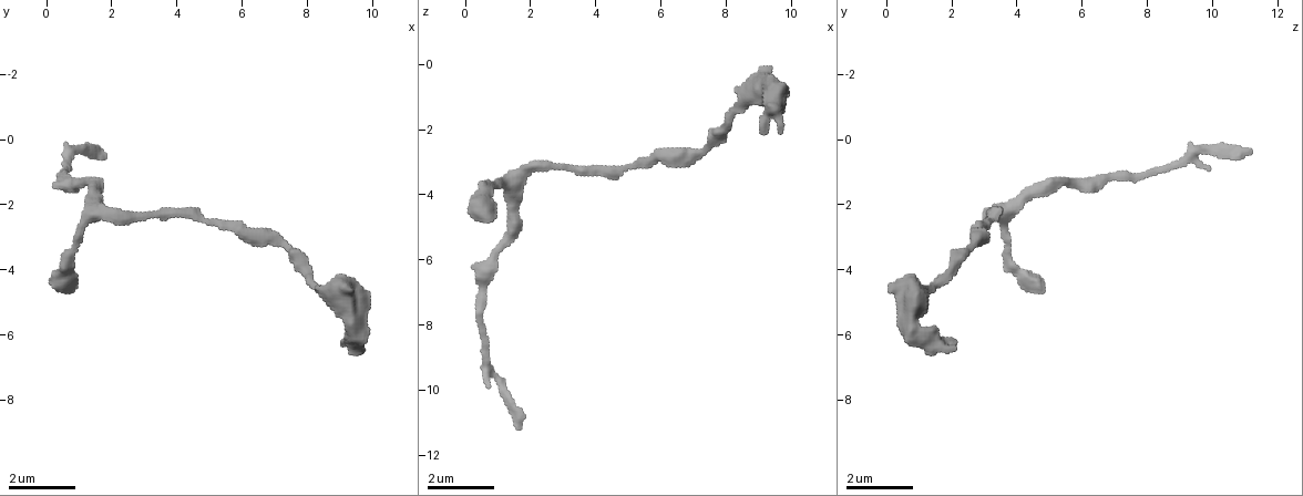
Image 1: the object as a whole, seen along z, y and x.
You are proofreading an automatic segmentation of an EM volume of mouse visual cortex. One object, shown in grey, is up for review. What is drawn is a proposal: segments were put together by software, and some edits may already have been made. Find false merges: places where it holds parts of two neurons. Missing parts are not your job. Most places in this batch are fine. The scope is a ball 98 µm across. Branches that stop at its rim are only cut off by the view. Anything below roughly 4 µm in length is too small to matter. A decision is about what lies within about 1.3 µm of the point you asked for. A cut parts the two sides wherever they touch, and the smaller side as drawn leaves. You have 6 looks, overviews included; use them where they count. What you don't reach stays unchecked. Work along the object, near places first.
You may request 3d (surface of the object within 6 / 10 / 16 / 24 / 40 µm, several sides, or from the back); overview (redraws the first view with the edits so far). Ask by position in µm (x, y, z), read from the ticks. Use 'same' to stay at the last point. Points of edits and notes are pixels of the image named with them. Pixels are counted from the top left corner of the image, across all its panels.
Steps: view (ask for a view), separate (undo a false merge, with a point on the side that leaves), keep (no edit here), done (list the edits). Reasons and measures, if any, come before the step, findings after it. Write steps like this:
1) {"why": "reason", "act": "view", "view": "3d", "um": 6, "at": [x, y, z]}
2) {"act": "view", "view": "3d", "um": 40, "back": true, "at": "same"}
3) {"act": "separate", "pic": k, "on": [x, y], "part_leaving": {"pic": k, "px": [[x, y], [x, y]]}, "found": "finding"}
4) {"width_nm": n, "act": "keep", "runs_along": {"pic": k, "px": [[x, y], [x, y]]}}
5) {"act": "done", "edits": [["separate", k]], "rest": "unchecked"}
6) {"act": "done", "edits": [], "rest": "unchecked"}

{"act": "view", "view": "3d", "um": 10, "at": [2.8, 2.3, 3.2]}

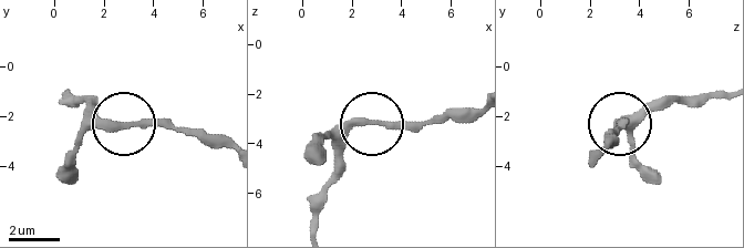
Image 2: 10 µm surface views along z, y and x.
{"act": "view", "view": "3d", "um": 10, "back": true, "at": "same"}

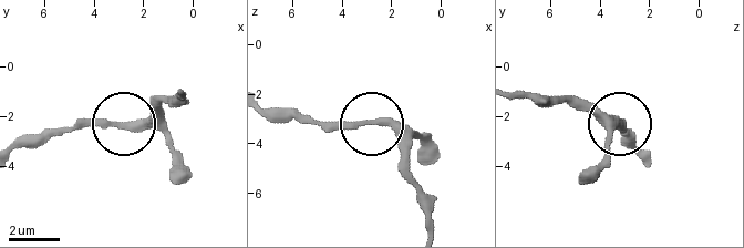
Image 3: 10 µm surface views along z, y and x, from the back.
{"side_arm_um": 10, "act": "keep", "found": "all the same neuron"}

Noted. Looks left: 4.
{"why": "thick turns thin", "act": "view", "view": "3d", "um": 16, "at": [0.5, 1.1, 7.0]}

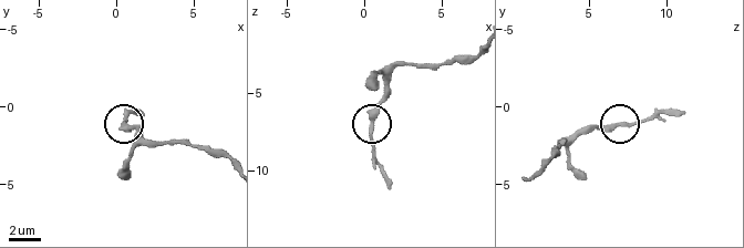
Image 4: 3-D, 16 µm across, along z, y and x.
{"why": "closer look", "act": "view", "view": "3d", "um": 6, "at": "same"}

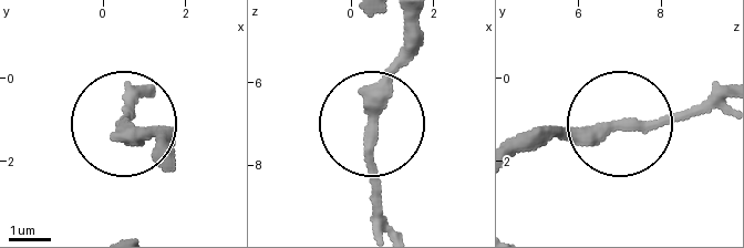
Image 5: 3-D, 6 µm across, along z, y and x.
{"act": "keep", "runs_along": {"pic": 5, "px": [[515, 151], [723, 104]]}, "found": "continuous, no second neuron"}

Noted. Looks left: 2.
{"why": "sudden change in width", "act": "view", "view": "3d", "um": 16, "at": [8.5, 4.5, 1.3]}

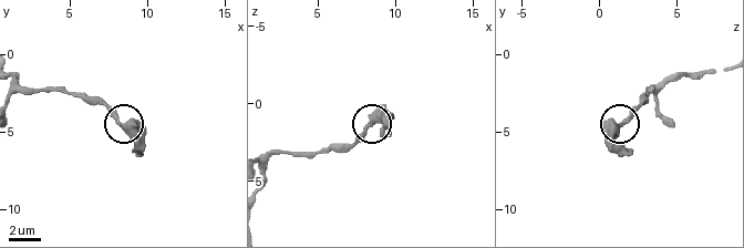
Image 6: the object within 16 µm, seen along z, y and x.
{"act": "keep", "runs_along": {"pic": 6, "px": [[281, 153], [343, 150], [374, 124], [389, 121]]}, "found": "one neuron here"}

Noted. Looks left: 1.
{"act": "done", "edits": [], "rest": "unchecked"}

